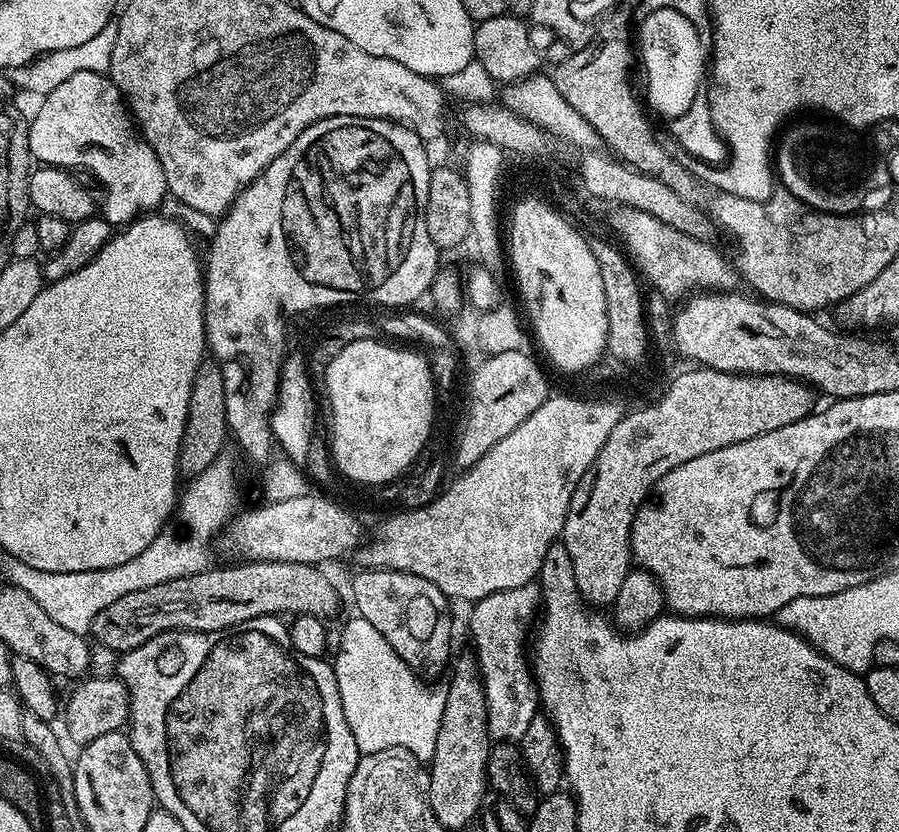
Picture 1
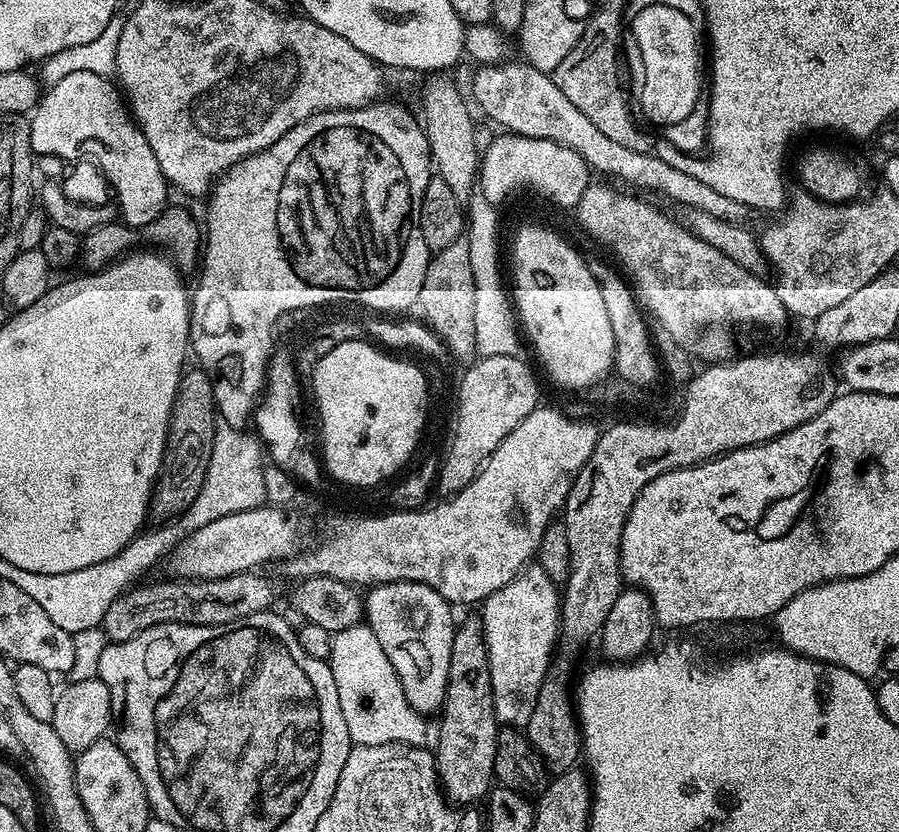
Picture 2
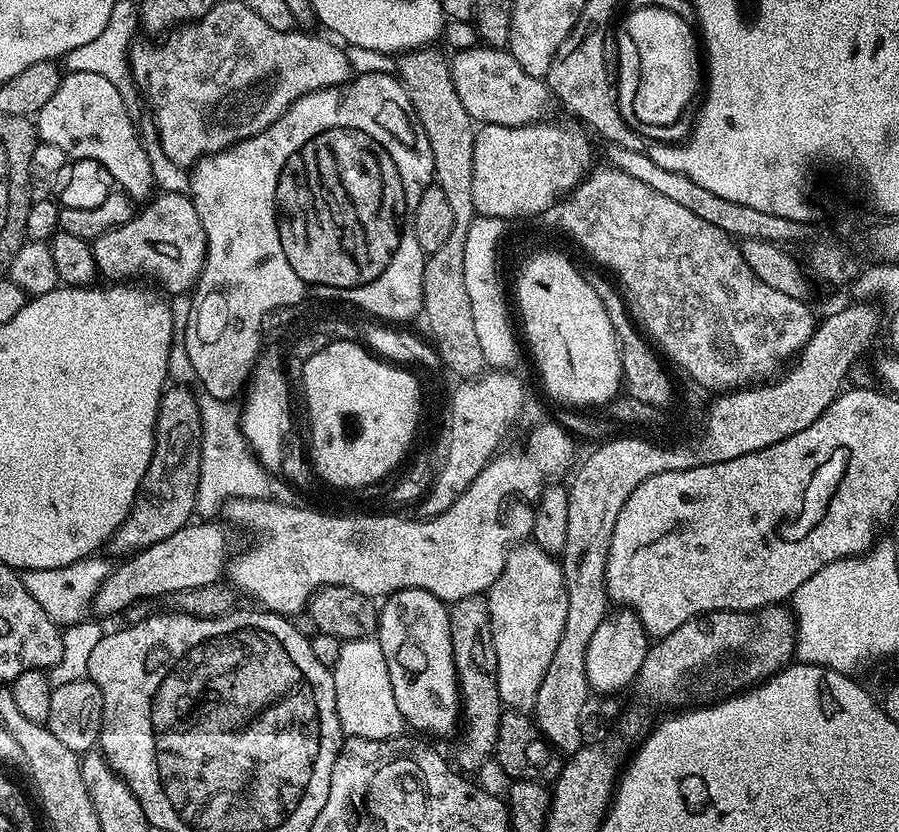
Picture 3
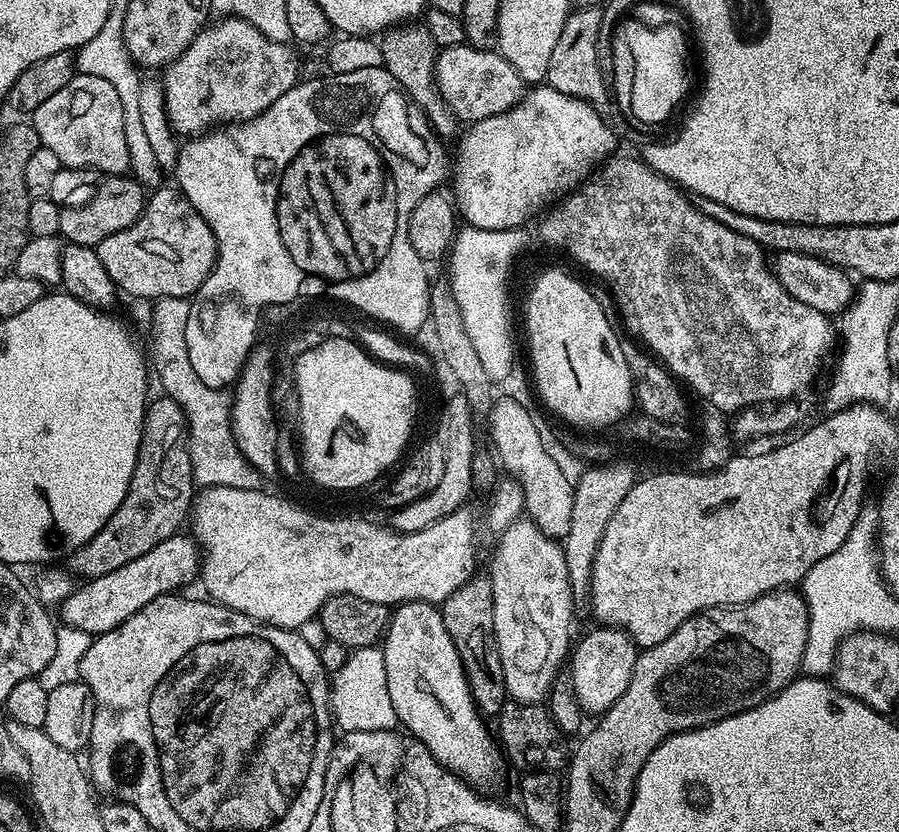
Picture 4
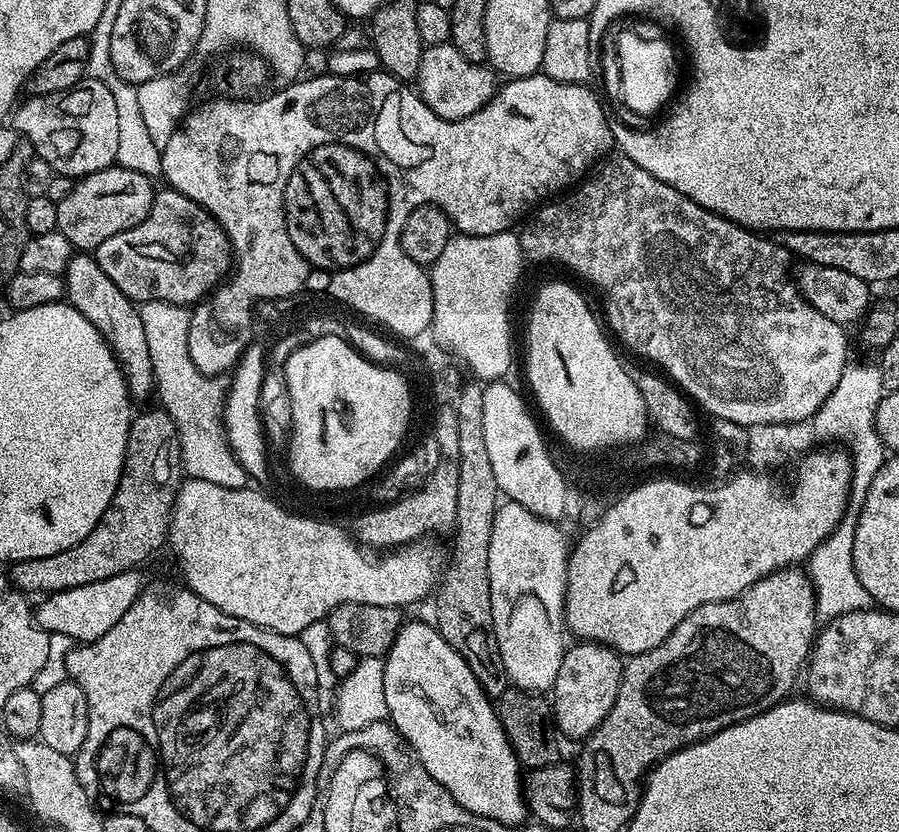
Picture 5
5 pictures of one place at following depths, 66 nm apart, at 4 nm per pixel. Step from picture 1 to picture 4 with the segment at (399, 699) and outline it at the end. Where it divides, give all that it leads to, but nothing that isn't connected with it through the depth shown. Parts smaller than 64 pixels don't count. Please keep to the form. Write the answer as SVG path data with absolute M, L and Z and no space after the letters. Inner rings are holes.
M379 647L353 648L346 658L346 666L330 680L330 707L335 727L341 733L354 730L392 730L398 721L390 690L386 686L386 662Z

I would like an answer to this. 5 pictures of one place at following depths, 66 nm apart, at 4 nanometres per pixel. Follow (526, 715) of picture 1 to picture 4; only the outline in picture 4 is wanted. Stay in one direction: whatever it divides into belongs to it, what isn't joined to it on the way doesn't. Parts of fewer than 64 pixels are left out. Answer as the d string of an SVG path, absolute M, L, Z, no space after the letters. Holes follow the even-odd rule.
M527 518L513 521L513 523L503 529L499 535L500 541L496 544L496 553L492 556L492 572L490 571L490 579L492 581L492 593L494 594L494 634L496 635L498 654L502 658L502 678L504 679L504 685L508 691L508 696L511 697L515 703L538 704L547 697L552 685L557 683L558 676L556 676L556 671L558 671L559 668L561 671L562 665L569 655L570 645L574 640L574 635L572 636L572 607L574 607L574 601L572 598L570 578L566 570L564 549L557 541L551 540L546 534L542 534L542 530L538 530L538 526L534 526L532 521Z

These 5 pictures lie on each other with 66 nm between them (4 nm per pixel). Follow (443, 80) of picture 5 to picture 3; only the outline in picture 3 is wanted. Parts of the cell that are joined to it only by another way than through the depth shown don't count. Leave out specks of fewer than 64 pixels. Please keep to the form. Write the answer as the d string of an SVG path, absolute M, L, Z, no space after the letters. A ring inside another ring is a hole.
M477 46L475 48L461 48L451 57L450 60L452 66L452 78L454 80L454 90L458 92L458 99L462 101L462 106L466 106L466 114L470 114L470 118L473 122L479 122L481 125L485 124L497 124L498 126L522 126L523 124L535 124L543 121L544 116L548 112L548 103L553 103L554 97L551 92L548 91L547 83L539 76L531 76L526 74L526 70L522 70L522 66L518 66L518 62L512 57L511 52L502 48L489 48L487 46Z

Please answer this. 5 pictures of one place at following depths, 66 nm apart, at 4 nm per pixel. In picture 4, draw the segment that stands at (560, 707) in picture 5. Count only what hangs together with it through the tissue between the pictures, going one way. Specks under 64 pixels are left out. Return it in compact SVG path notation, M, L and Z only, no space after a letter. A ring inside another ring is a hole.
M596 626L593 632L586 633L579 640L580 637L575 641L570 652L570 659L566 664L566 672L568 668L569 676L567 679L571 683L572 693L576 695L577 704L584 709L585 713L603 714L608 711L610 706L614 706L614 702L618 702L618 698L622 698L622 694L626 694L626 686L630 684L630 674L634 674L638 649L627 632L611 626Z

